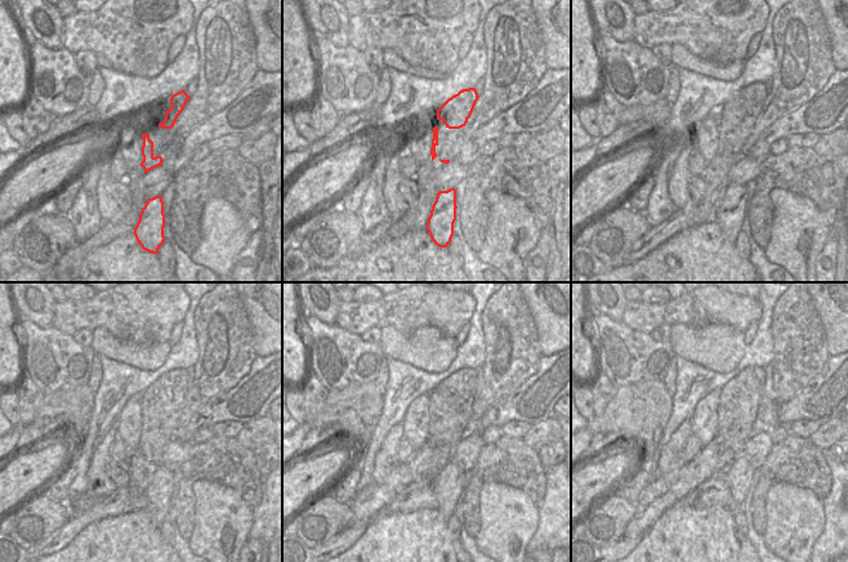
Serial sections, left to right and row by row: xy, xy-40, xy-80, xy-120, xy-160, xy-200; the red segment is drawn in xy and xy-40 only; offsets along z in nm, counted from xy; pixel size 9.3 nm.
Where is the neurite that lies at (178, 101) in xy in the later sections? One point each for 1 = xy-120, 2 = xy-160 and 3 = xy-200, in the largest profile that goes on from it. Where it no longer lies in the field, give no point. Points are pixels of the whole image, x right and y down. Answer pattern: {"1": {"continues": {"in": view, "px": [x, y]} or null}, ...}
{"1": {"continues": {"in": "xy-120", "px": [168, 393]}}, "2": {"continues": {"in": "xy-160", "px": [455, 393]}}, "3": {"continues": {"in": "xy-200", "px": [742, 393]}}}

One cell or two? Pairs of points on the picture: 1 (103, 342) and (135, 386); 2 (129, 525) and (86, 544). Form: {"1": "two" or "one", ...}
{"1": "two", "2": "one"}

